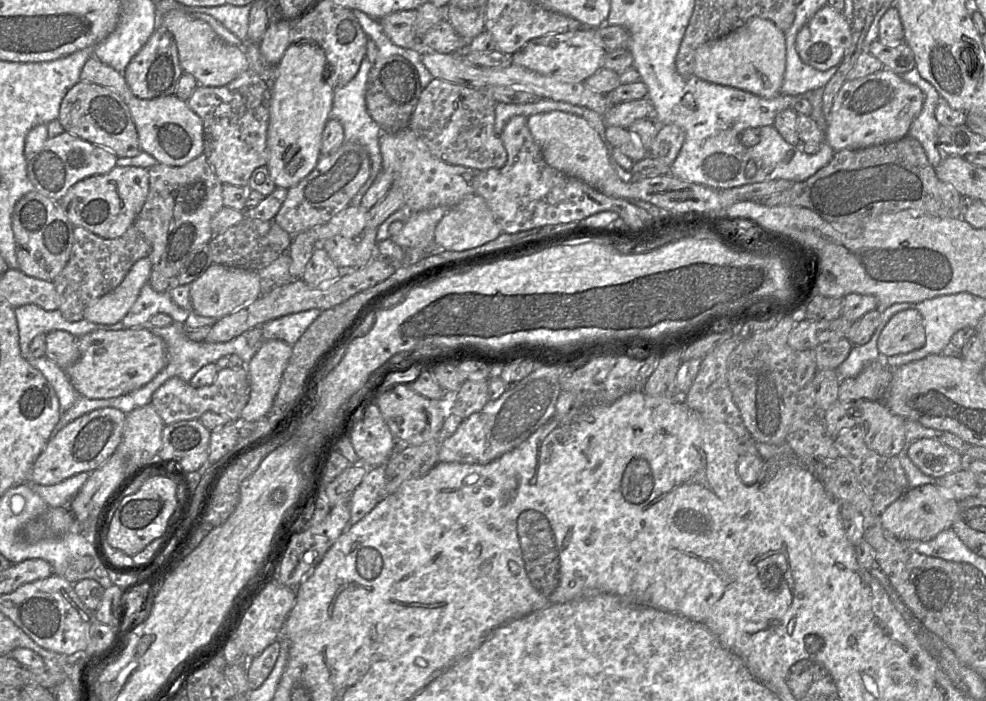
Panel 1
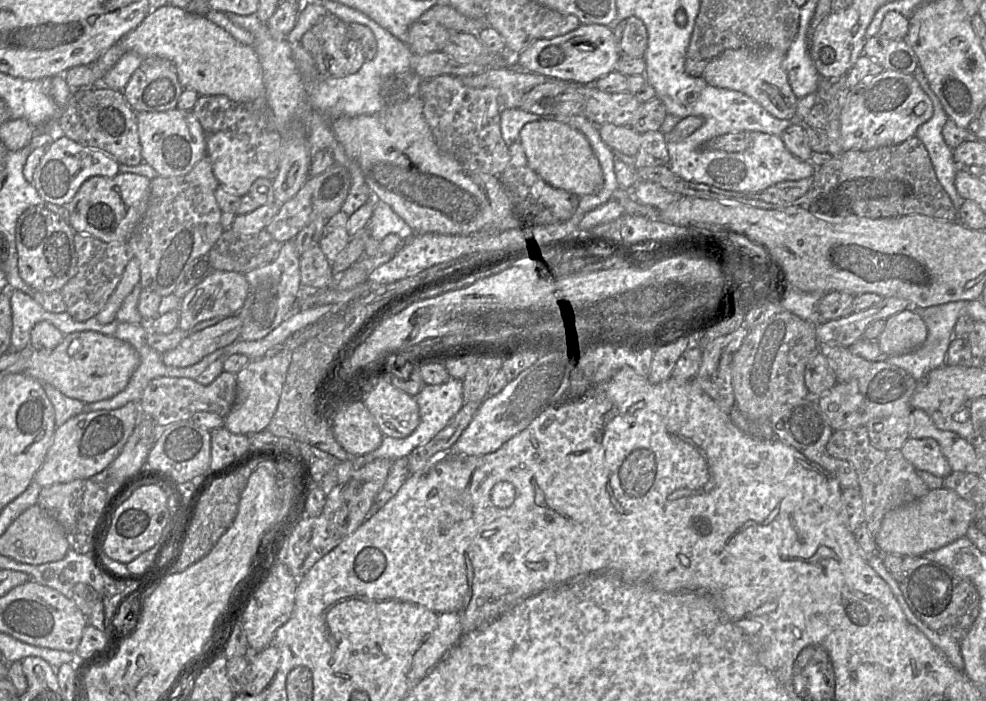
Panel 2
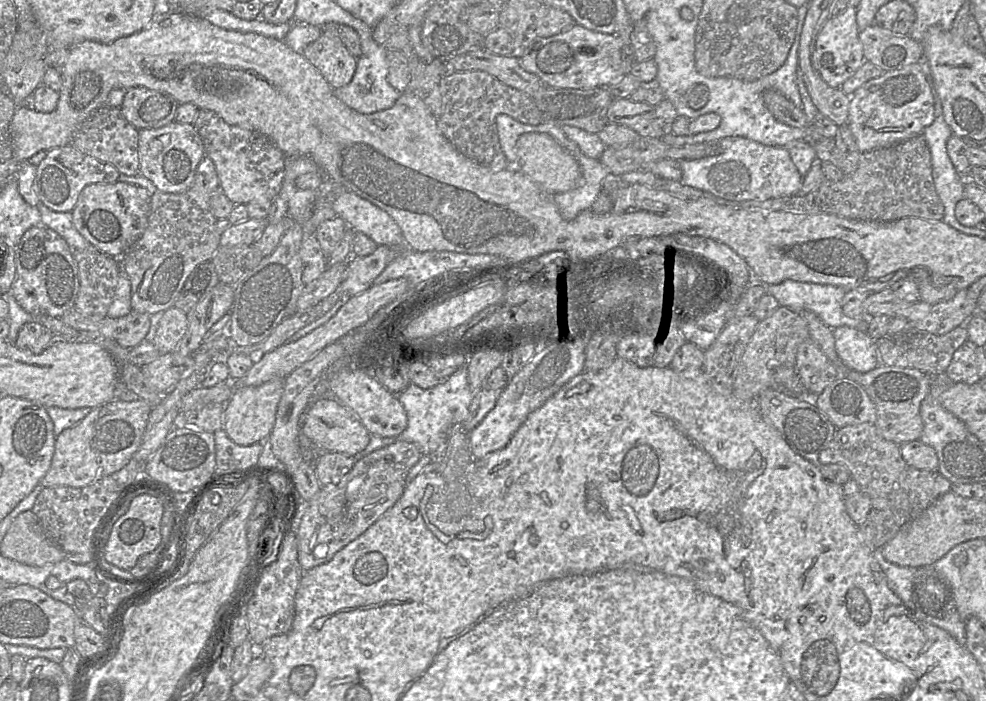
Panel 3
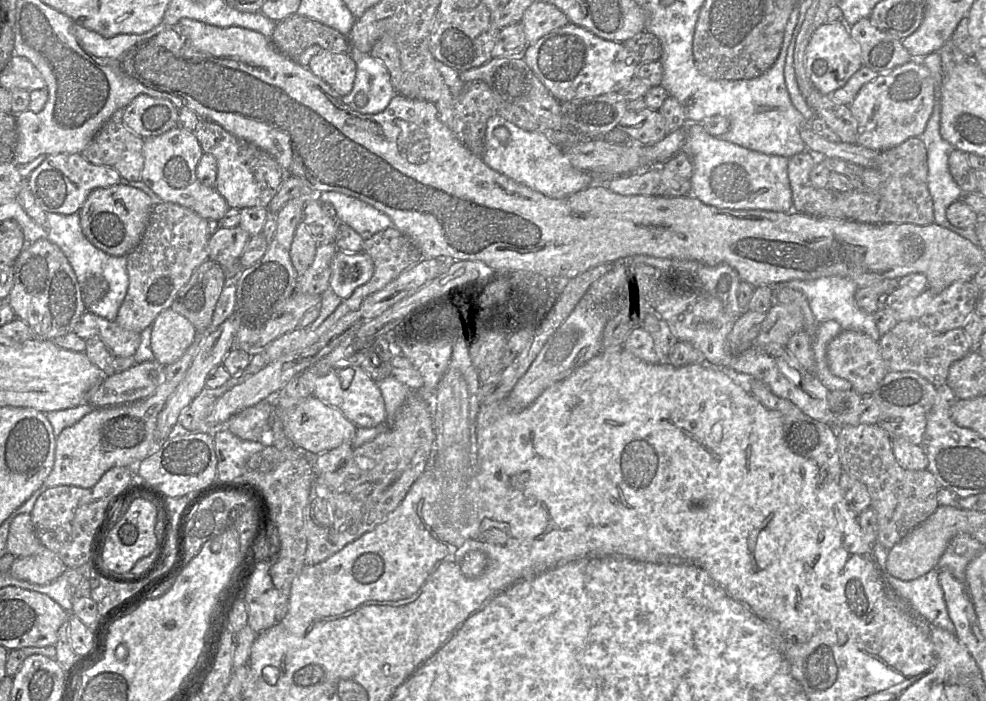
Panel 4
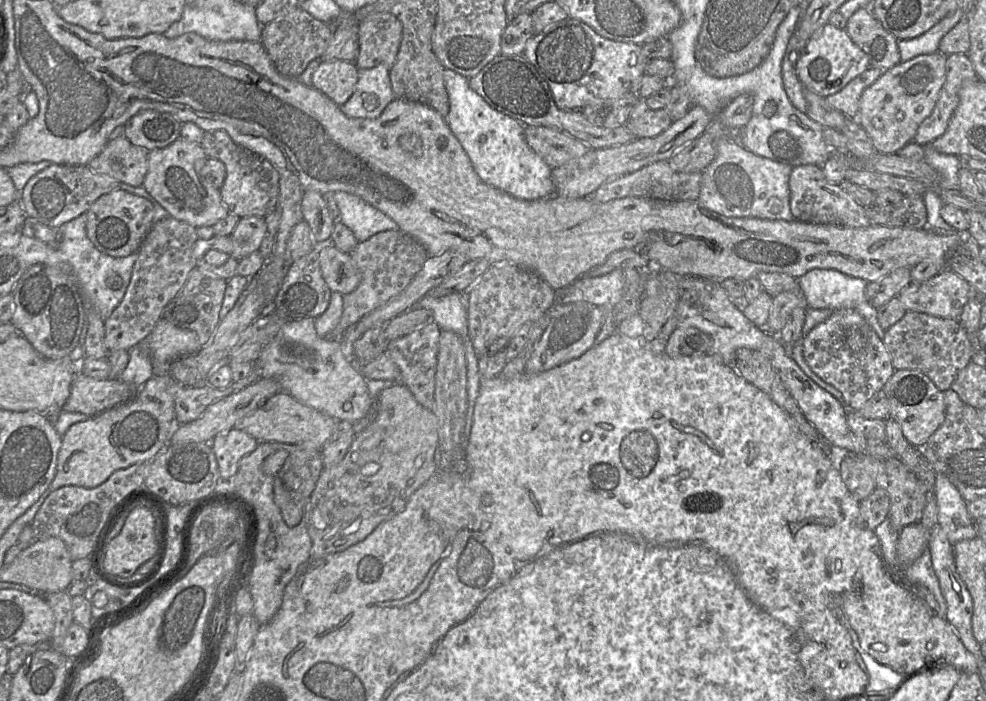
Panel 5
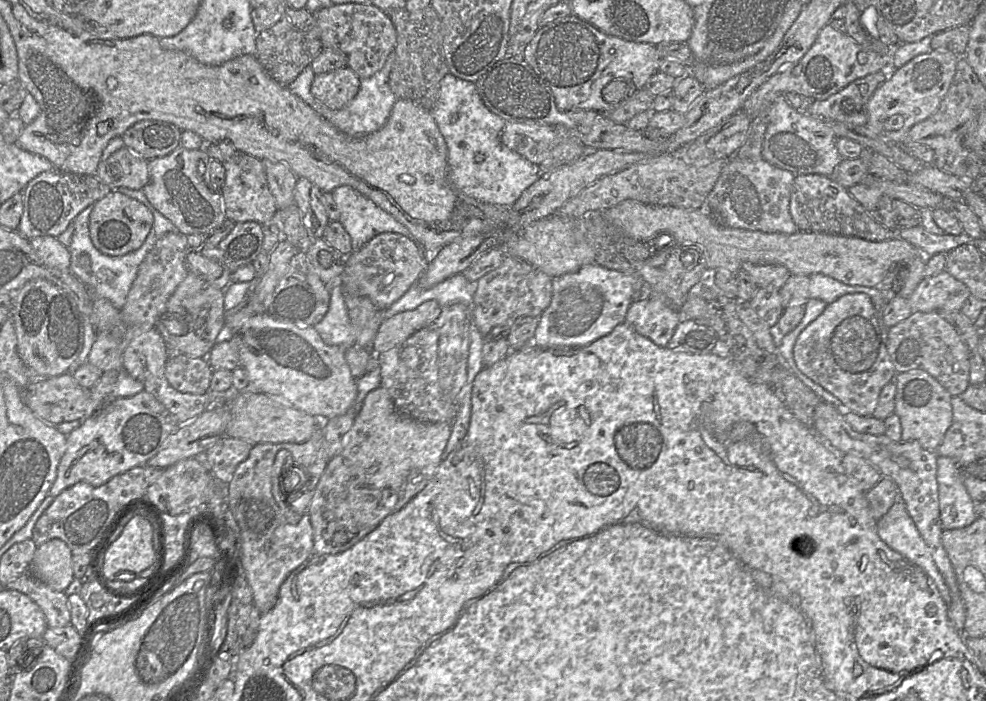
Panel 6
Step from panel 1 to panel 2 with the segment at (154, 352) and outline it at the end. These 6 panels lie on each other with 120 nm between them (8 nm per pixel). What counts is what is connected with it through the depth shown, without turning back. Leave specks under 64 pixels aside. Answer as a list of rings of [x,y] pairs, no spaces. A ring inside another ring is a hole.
[[[88,330],[64,335],[62,342],[50,352],[33,350],[29,361],[25,364],[24,373],[42,384],[53,386],[69,398],[89,404],[110,399],[124,390],[138,364],[139,356],[131,344],[114,336]]]

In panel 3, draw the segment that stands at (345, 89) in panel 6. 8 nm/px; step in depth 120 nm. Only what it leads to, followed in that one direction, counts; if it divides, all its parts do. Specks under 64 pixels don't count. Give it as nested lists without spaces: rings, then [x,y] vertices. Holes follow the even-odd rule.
[[[321,34],[316,41],[306,46],[303,55],[322,74],[333,89],[348,85],[355,74],[357,58],[350,54],[341,40],[335,36]]]

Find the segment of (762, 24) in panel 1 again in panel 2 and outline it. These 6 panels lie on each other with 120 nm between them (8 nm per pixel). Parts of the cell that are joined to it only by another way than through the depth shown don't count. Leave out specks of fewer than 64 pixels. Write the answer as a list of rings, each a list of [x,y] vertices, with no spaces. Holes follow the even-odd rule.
[[[773,48],[725,50],[709,62],[702,78],[711,86],[744,93],[776,118],[791,119],[796,114],[798,98],[794,95],[782,66],[785,55]]]

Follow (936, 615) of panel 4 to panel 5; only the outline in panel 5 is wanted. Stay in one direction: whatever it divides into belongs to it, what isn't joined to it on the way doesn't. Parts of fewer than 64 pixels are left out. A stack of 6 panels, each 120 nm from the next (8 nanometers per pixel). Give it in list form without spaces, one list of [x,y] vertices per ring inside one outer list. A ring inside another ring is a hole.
[[[928,547],[914,563],[903,568],[903,574],[910,583],[923,586],[932,593],[938,605],[939,616],[947,620],[947,604],[941,593],[939,580],[933,569]]]

